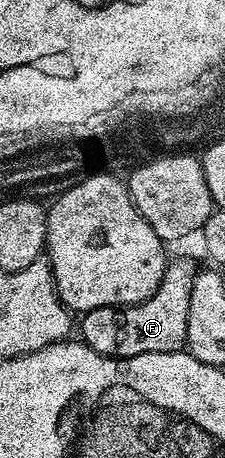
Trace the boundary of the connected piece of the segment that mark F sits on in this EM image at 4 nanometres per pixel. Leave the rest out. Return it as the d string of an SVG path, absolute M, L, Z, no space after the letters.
M169 260L164 266L162 283L150 299L137 305L117 308L98 307L83 314L78 333L84 344L107 357L133 357L151 353L178 353L186 346L186 319L190 315L190 289L198 265L192 261Z

